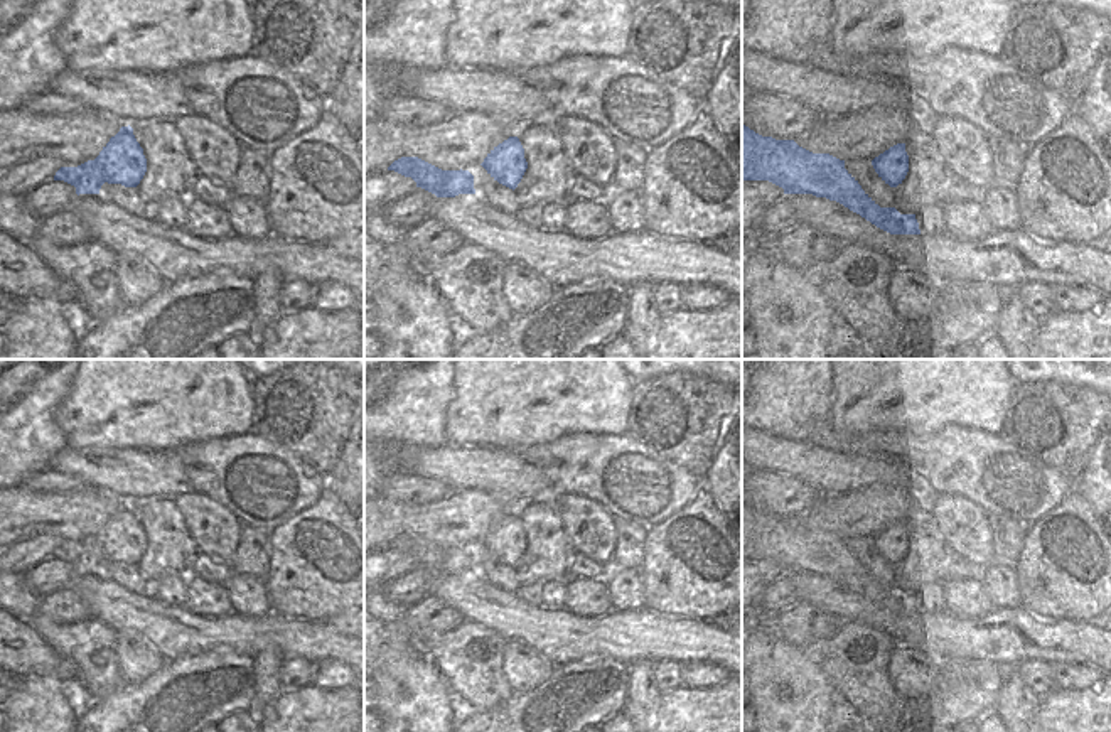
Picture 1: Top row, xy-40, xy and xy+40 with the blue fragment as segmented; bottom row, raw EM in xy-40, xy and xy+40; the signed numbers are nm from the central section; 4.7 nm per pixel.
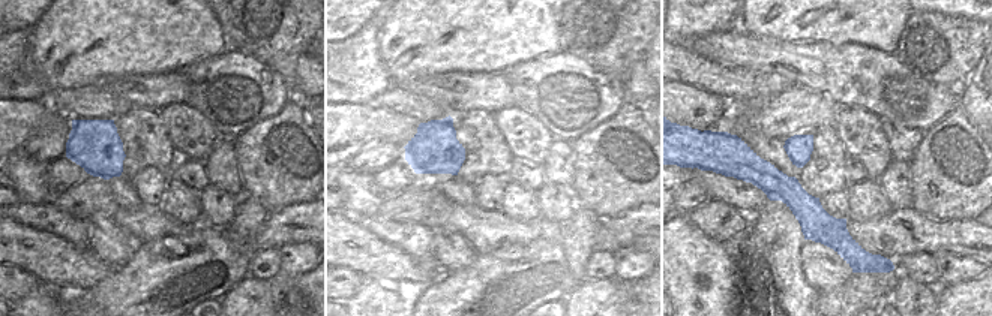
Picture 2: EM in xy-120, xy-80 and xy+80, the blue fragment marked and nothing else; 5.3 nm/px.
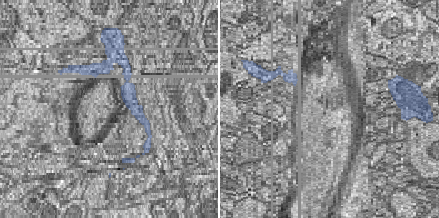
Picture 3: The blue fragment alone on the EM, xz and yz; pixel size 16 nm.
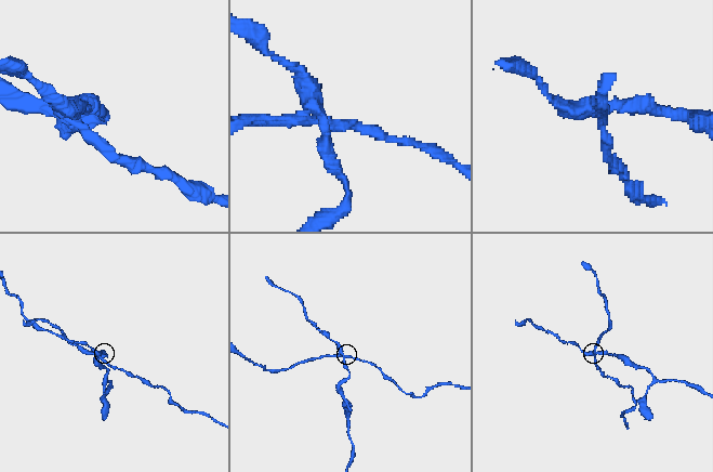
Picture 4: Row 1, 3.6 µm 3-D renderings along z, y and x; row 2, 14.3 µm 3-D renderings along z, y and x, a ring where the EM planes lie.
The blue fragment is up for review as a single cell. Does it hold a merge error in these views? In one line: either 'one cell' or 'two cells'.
two cells

